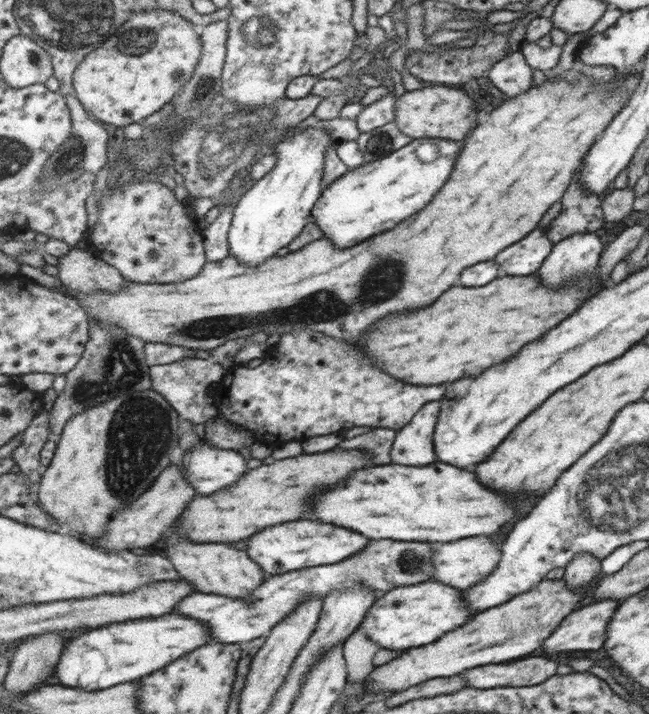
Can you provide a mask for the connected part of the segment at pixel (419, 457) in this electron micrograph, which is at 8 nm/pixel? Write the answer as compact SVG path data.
M439 401L426 403L405 427L395 433L391 445L391 460L403 466L422 467L436 461L433 434L441 414Z

